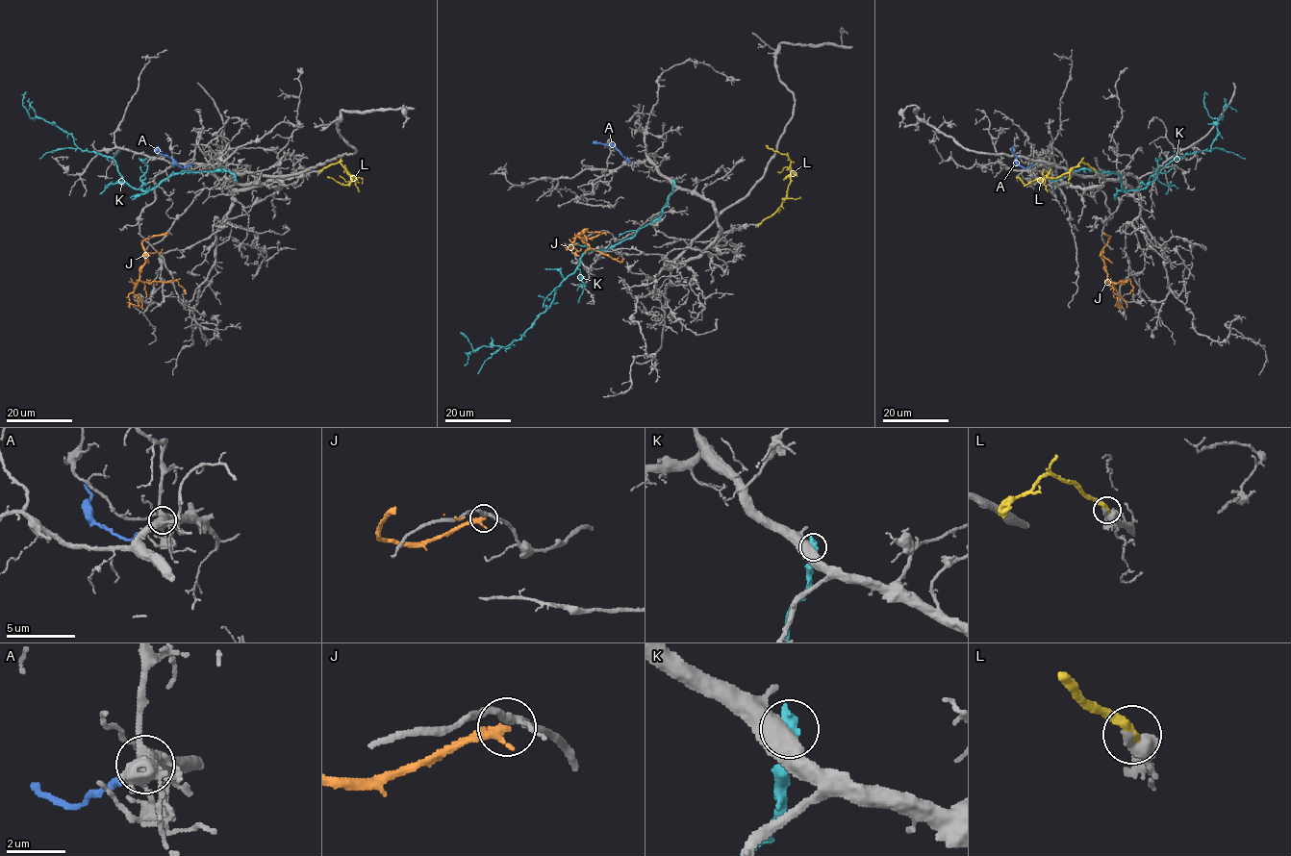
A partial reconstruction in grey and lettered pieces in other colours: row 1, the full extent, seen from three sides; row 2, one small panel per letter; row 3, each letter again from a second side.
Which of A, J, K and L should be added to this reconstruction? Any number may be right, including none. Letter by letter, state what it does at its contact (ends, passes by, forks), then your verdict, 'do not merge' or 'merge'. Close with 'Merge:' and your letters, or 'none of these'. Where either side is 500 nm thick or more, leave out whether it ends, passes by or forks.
A: it ends | do not merge
J: it ends | do not merge
K: do not merge
L: it ends | merge
Merge: L

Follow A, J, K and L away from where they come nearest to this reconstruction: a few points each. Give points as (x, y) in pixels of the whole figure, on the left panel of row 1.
A: (191, 163), (184, 168), (170, 158), (161, 154), (157, 146)
J: (167, 232), (142, 241), (144, 264), (139, 280), (151, 283), (175, 280), (184, 289), (184, 294)
K: (236, 181), (218, 169), (130, 187), (113, 159), (31, 118), (25, 94)
L: (321, 170), (340, 163), (352, 181), (343, 185), (328, 176)

